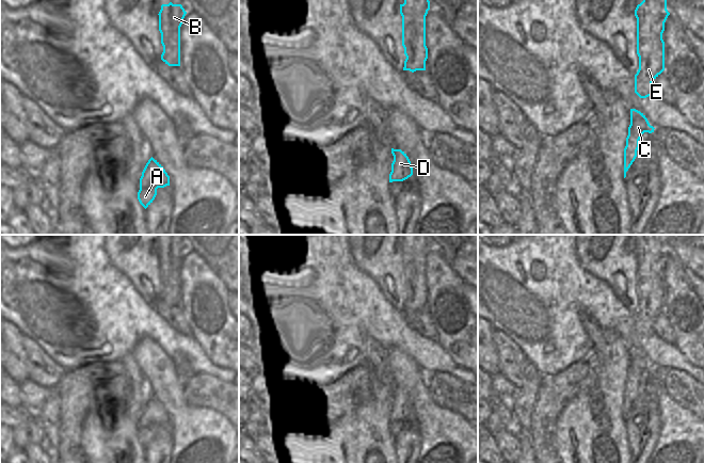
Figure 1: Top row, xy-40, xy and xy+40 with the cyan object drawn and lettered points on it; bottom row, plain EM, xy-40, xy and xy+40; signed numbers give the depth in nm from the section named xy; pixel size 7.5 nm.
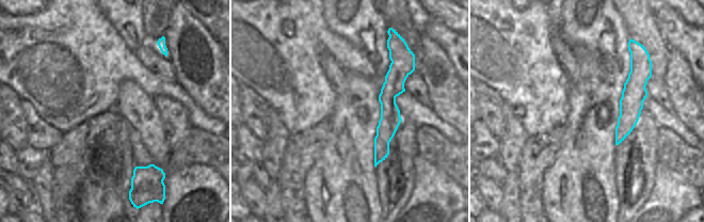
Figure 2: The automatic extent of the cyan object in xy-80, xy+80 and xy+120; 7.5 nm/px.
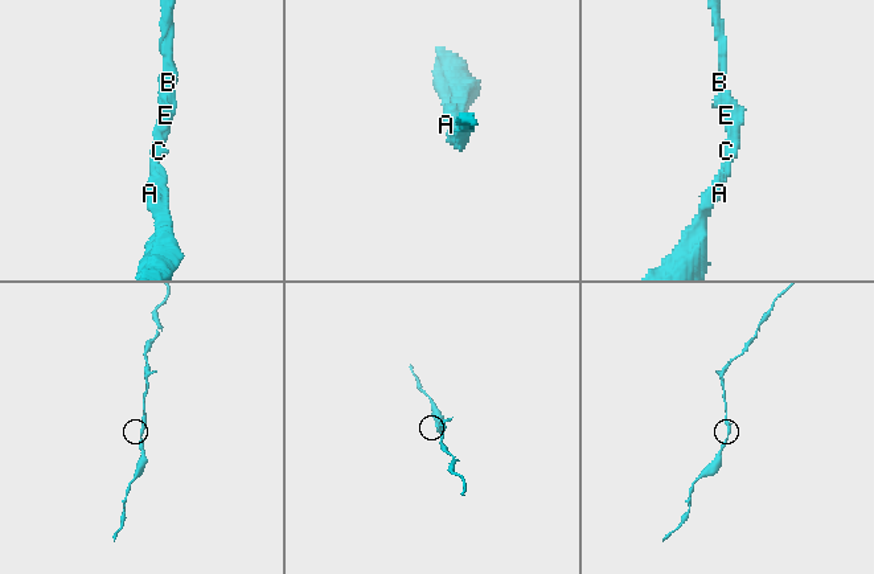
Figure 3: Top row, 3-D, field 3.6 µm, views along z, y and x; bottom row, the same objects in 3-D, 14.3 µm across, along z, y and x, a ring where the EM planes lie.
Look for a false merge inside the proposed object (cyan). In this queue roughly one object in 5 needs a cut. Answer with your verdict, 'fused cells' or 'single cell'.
single cell

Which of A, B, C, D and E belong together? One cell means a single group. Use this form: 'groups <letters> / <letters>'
groups A B C D E

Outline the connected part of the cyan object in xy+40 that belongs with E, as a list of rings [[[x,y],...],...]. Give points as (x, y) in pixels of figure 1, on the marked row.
[[[643,0],[635,10],[639,57],[639,69],[635,75],[635,93],[640,98],[654,94],[652,82],[665,70],[662,33],[669,15],[667,0]]]

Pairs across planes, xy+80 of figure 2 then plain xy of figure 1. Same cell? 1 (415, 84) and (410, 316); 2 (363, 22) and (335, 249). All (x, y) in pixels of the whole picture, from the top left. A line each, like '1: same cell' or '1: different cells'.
1: same cell
2: different cells

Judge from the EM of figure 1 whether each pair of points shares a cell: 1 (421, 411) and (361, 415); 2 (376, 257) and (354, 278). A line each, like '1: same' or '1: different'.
1: different
2: different

